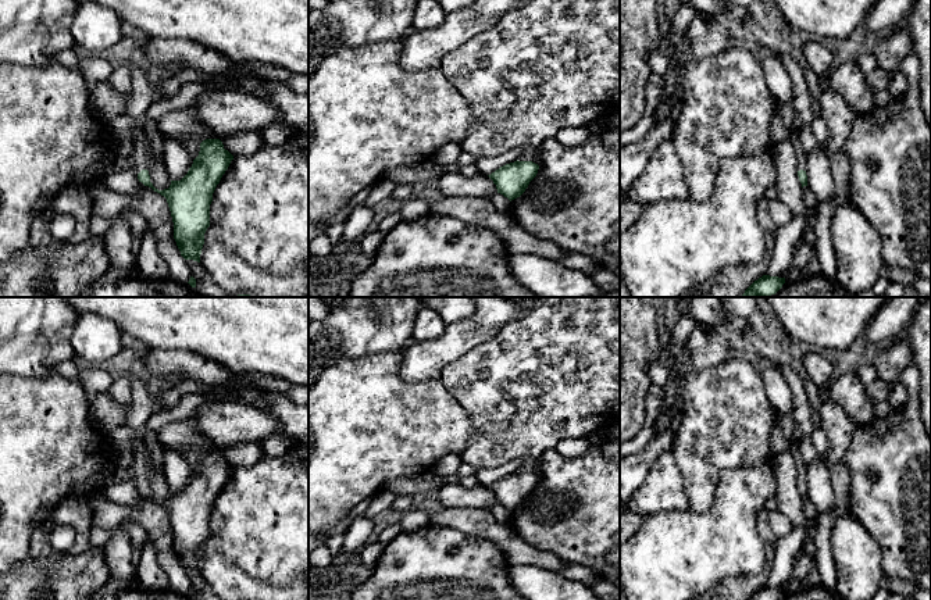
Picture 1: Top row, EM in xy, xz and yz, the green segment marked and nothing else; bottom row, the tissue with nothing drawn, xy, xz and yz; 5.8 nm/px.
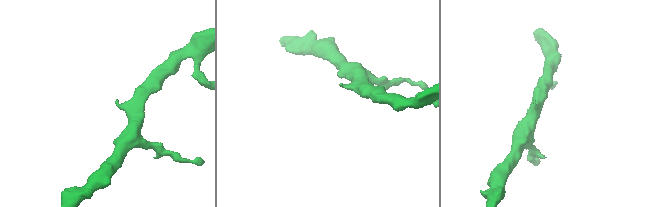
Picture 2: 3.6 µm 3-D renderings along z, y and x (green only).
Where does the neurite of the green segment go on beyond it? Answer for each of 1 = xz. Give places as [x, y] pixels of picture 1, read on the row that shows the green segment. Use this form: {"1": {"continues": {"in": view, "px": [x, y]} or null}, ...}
{"1": {"continues": null}}

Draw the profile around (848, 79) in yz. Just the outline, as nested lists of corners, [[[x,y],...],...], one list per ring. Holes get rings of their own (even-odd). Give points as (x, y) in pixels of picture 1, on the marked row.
[[[856,61],[843,62],[831,71],[830,88],[841,93],[857,115],[867,114],[875,107],[874,94]]]

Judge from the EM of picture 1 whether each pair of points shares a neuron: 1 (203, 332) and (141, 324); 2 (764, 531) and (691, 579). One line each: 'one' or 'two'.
1: one
2: two

